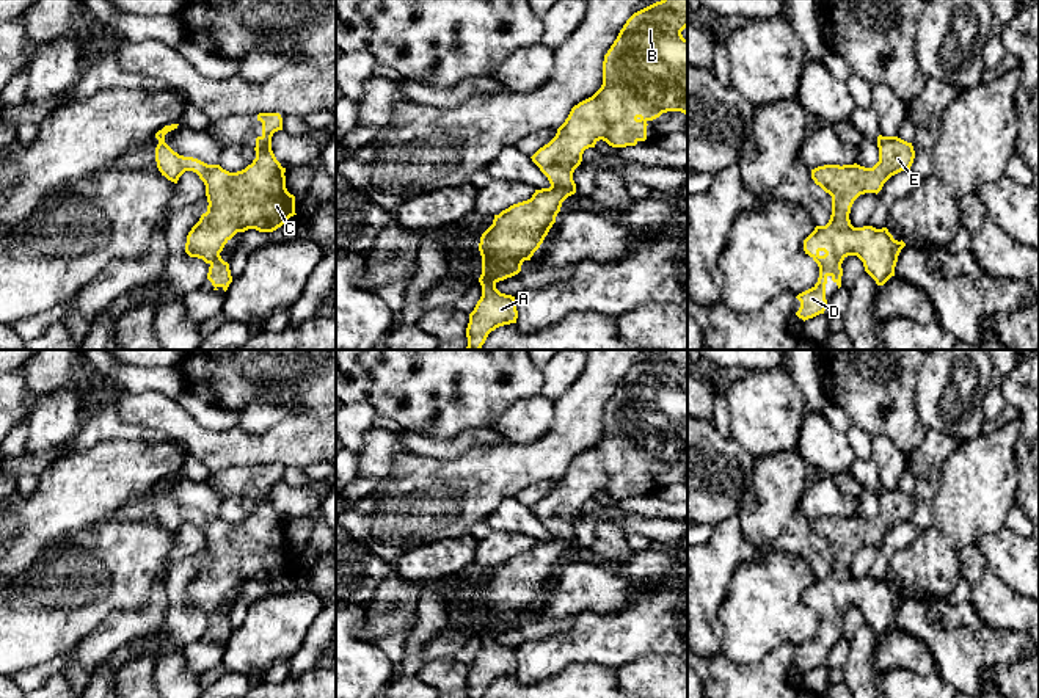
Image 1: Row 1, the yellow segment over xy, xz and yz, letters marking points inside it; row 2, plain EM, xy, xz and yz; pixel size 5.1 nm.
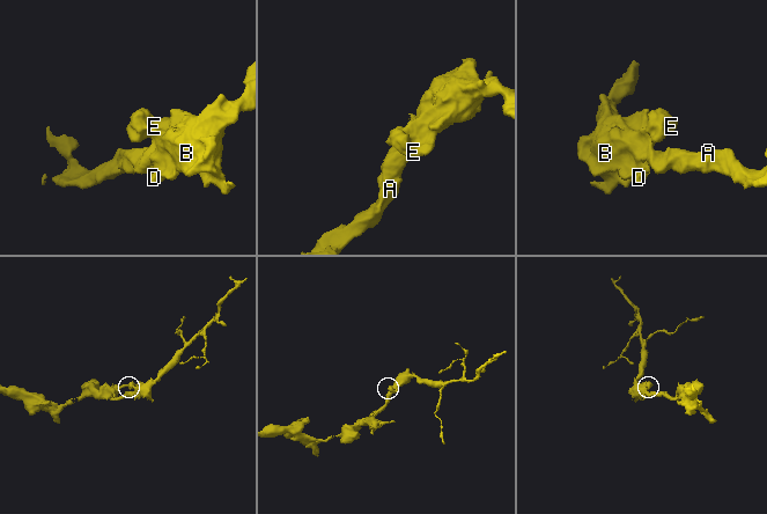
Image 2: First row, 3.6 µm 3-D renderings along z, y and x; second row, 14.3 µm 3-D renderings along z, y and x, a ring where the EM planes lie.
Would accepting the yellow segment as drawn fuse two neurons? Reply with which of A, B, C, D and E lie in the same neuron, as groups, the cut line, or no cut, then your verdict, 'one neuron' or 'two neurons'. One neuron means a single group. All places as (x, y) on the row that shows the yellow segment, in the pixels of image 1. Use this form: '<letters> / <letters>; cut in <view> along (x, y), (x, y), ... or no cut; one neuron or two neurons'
A B C D E; no cut; one neuron

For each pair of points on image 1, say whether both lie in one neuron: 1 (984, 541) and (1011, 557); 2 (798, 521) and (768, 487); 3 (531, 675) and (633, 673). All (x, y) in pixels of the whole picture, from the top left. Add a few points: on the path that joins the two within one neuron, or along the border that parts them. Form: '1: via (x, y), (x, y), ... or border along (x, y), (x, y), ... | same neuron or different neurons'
1: via (991, 545), (1005, 551) | same neuron
2: border along (798, 510), (785, 530), (771, 543), (772, 548) | different neurons
3: border along (652, 654), (642, 654), (617, 668) | different neurons

